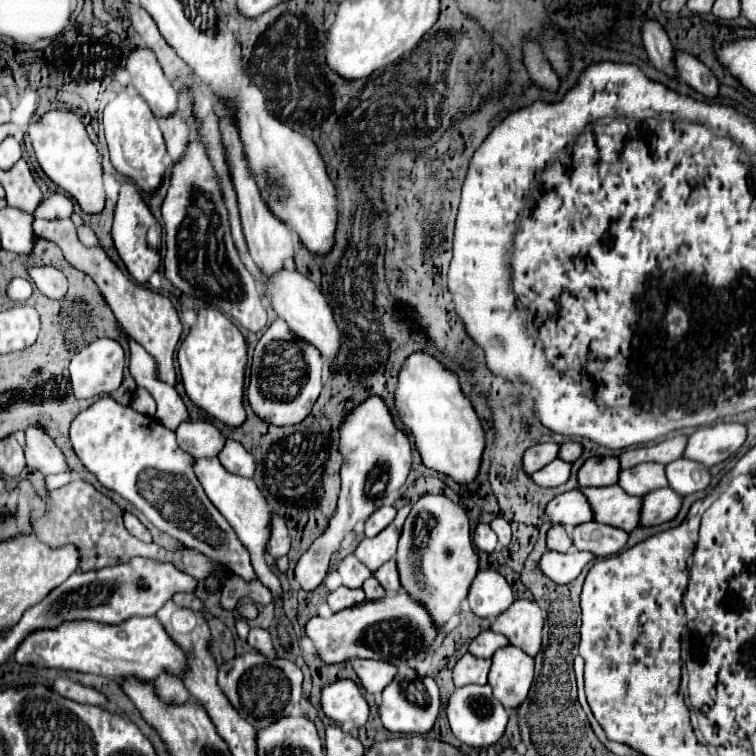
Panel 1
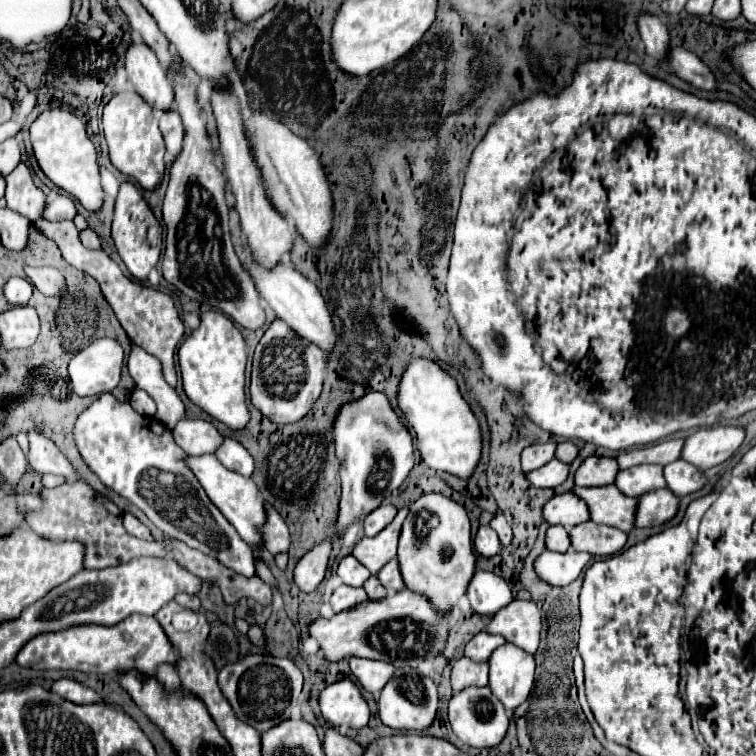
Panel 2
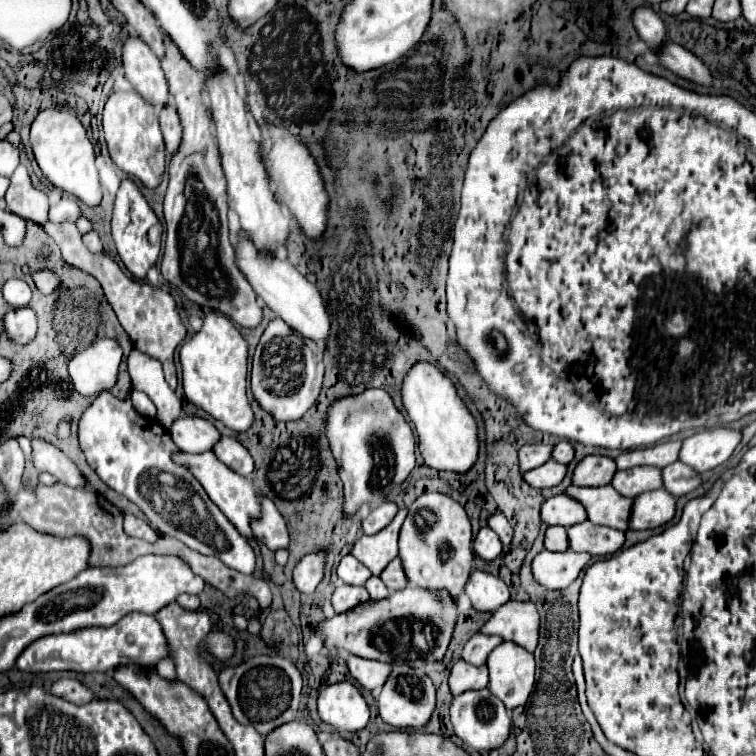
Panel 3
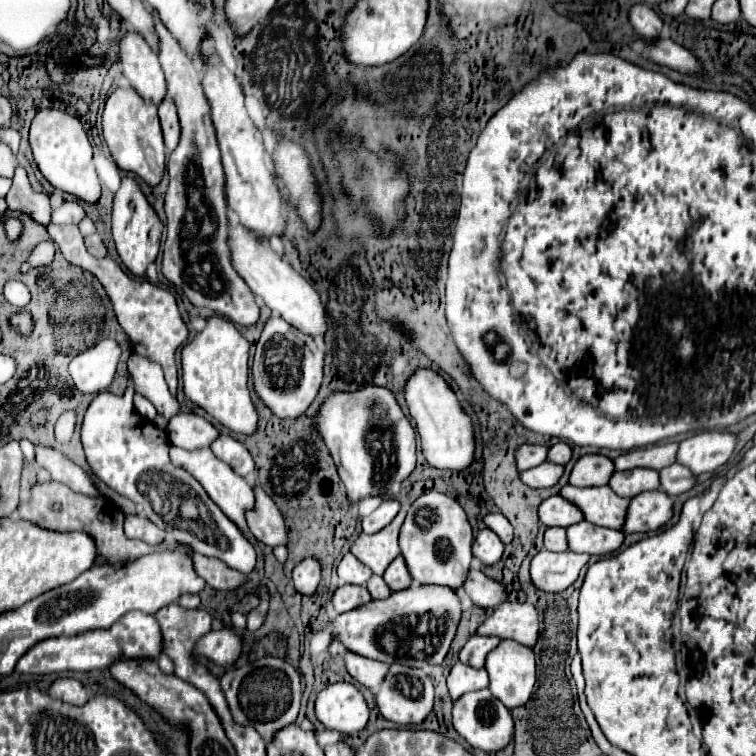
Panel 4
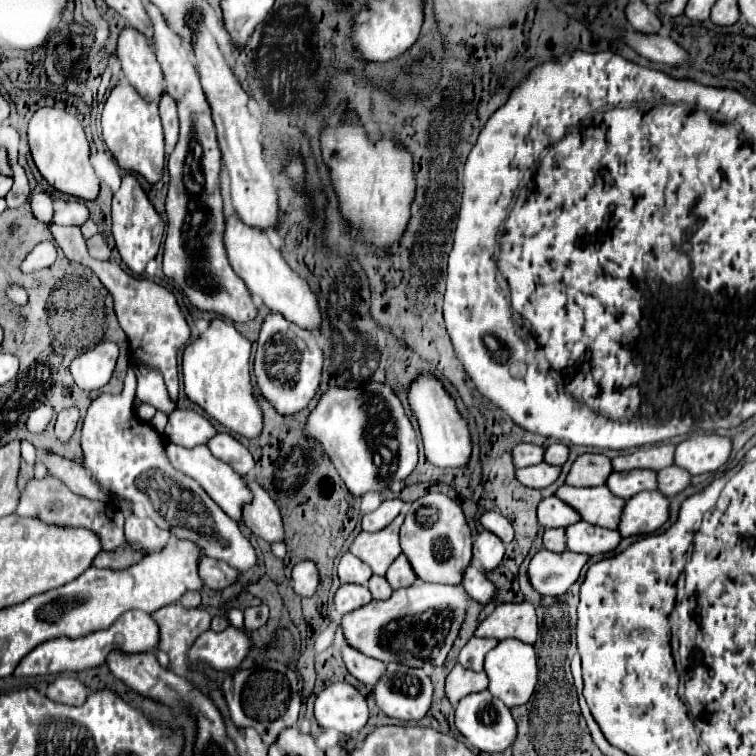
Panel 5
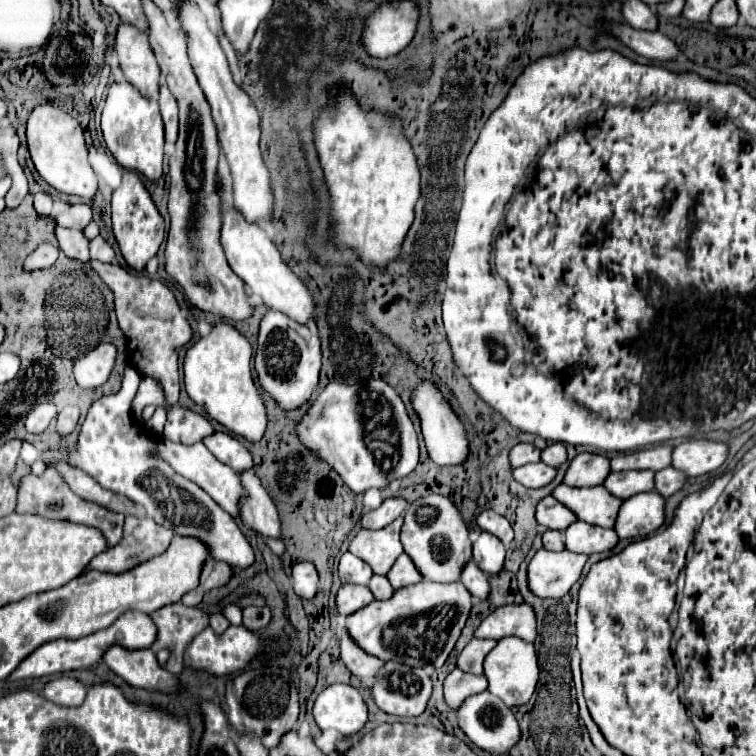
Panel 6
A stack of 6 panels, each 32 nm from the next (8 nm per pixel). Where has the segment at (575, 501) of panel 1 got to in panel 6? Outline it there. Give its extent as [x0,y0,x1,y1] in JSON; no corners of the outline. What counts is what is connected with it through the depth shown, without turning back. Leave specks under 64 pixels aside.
[536,496,576,530]

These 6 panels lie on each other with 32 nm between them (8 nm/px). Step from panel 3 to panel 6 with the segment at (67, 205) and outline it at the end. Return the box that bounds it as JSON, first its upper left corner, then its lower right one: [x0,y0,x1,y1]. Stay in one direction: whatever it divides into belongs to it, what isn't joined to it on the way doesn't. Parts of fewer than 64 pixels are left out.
[56,204,92,230]

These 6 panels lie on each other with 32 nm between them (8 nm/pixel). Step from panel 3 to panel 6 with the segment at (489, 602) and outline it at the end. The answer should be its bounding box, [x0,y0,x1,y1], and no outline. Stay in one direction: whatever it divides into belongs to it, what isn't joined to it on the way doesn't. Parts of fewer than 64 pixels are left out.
[462,560,490,600]

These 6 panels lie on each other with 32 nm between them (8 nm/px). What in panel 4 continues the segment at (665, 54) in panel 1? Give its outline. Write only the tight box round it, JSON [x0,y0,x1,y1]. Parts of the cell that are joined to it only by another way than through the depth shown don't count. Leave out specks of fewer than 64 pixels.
[628,2,662,40]

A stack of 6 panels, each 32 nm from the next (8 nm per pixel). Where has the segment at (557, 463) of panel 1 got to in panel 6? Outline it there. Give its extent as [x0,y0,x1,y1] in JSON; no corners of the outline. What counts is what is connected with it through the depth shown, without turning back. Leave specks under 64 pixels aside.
[512,462,556,488]

